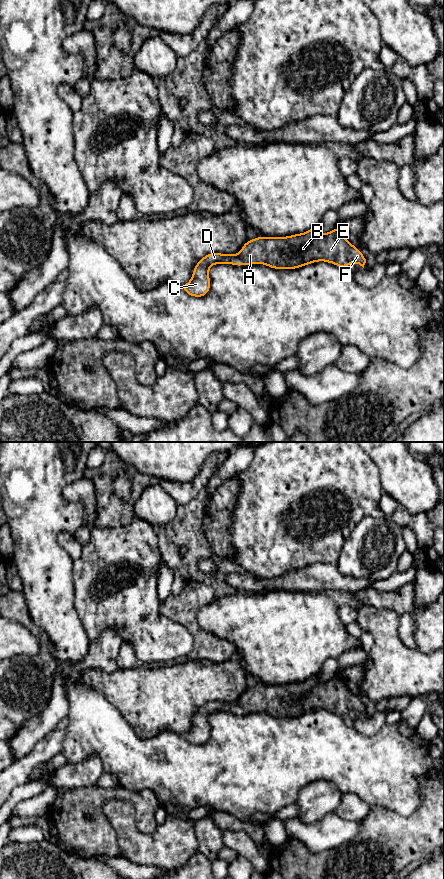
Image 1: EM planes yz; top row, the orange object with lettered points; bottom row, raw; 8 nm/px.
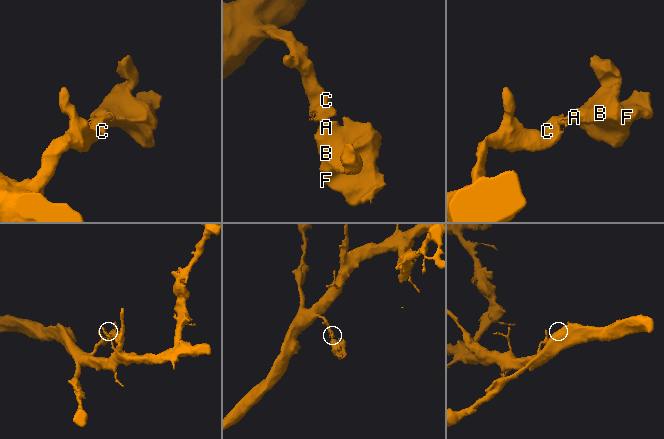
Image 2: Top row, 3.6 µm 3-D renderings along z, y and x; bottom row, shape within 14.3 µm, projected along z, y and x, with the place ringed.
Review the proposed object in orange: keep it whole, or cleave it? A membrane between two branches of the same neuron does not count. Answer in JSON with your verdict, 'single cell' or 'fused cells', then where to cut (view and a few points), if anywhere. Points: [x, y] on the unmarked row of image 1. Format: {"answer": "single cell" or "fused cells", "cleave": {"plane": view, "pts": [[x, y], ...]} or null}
{"answer": "single cell", "cleave": null}

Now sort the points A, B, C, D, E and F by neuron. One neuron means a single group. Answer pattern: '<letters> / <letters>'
A B C D E F

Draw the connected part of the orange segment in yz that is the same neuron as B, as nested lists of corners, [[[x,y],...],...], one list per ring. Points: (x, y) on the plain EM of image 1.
[[[319,673],[302,681],[287,685],[266,685],[261,684],[248,688],[238,702],[229,703],[221,701],[210,701],[205,703],[194,715],[191,728],[182,733],[182,737],[193,745],[203,745],[210,738],[209,716],[213,712],[251,713],[264,712],[273,717],[297,717],[310,711],[325,709],[333,711],[340,716],[349,714],[351,710],[362,714],[366,711],[364,703],[353,694],[343,683],[341,677],[336,675],[332,679],[321,682]]]

